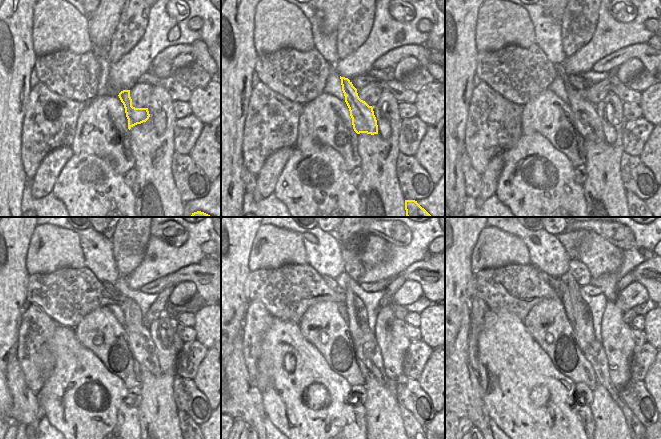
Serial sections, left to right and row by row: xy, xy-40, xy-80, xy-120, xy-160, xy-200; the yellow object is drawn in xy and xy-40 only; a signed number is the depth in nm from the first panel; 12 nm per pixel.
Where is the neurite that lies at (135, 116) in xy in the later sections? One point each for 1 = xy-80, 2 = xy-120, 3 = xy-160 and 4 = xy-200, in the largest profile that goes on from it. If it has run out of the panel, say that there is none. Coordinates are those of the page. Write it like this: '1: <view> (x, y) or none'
1: xy-80 (589, 125)
2: xy-120 (143, 348)
3: xy-160 (367, 348)
4: xy-200 (594, 353)

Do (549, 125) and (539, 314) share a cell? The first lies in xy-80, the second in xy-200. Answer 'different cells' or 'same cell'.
same cell

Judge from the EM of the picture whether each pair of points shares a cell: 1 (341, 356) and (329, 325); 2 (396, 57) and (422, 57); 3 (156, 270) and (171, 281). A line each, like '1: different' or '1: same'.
1: same
2: same
3: different

